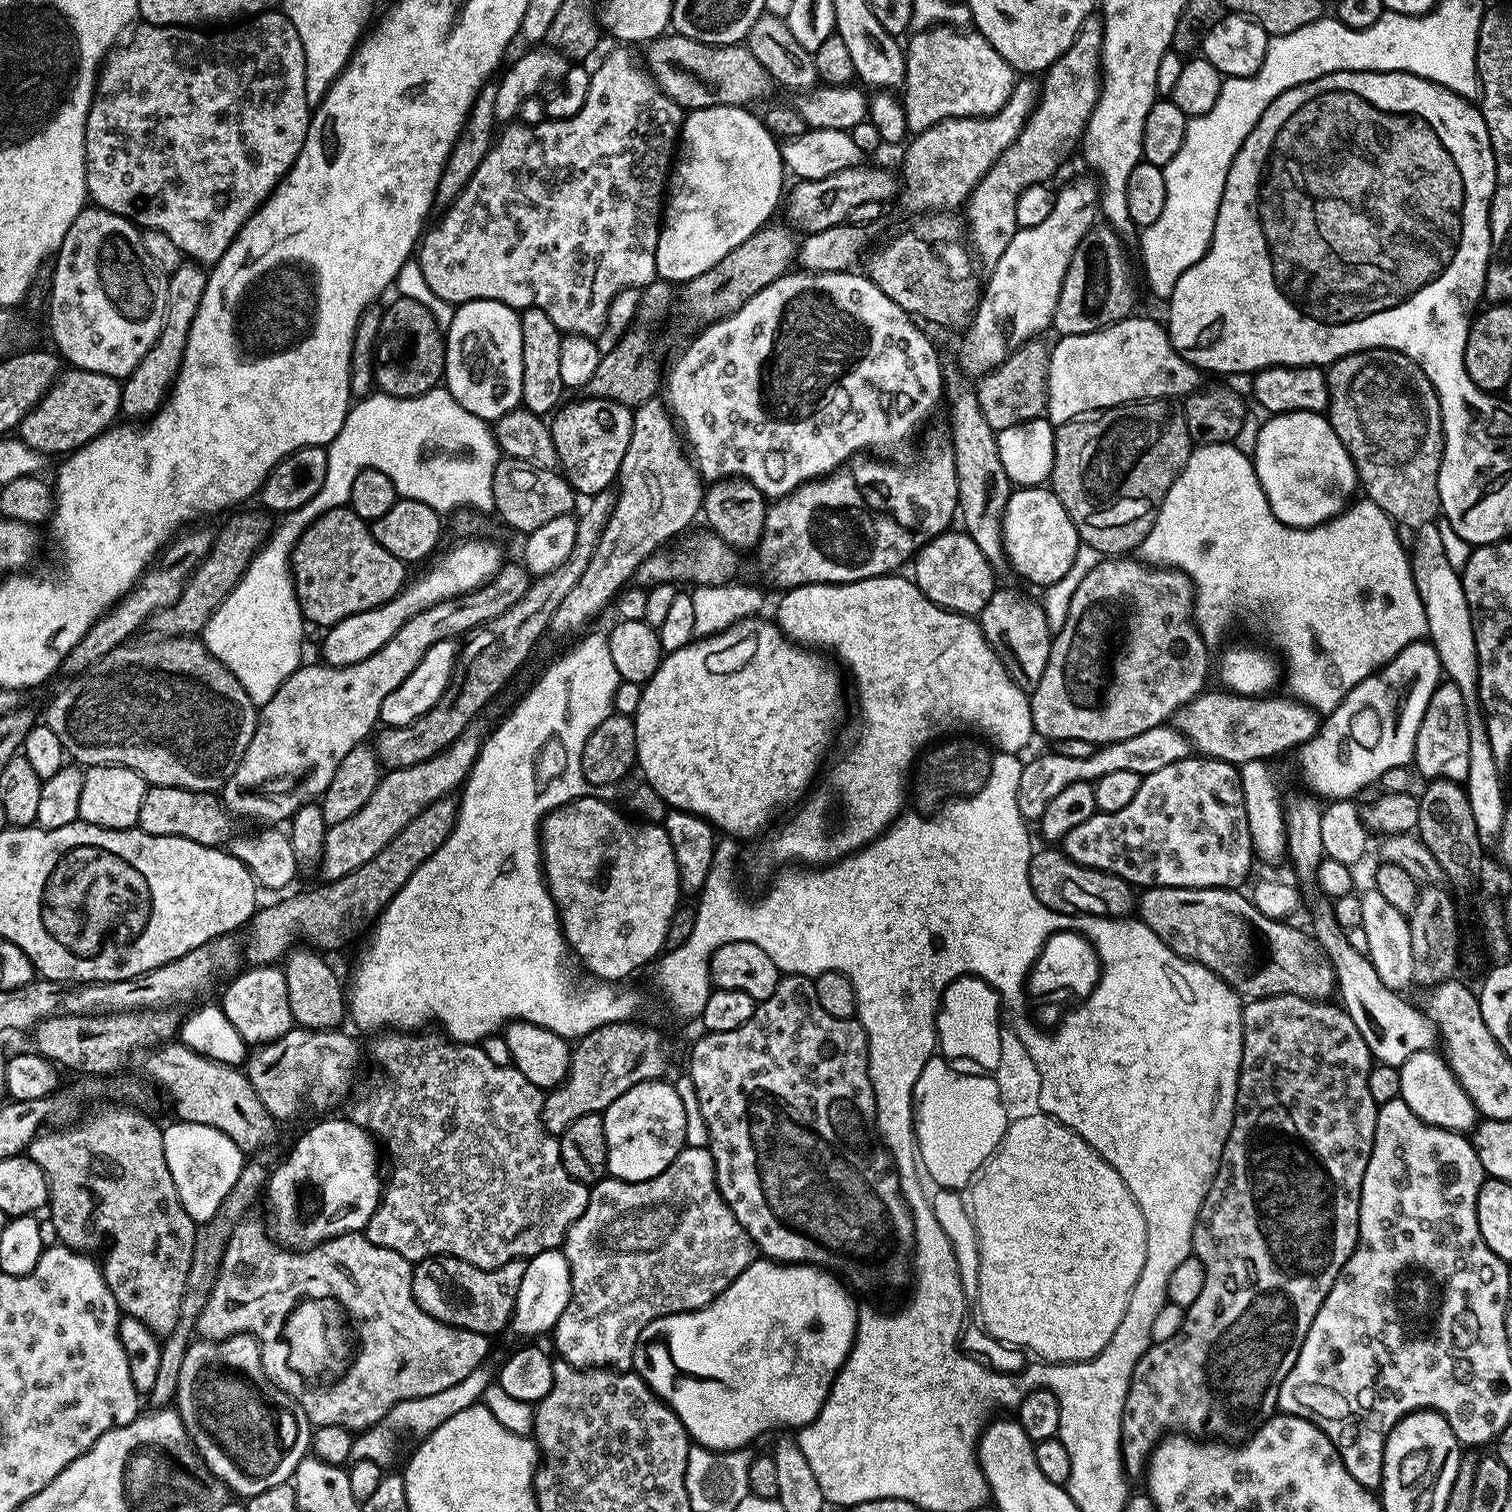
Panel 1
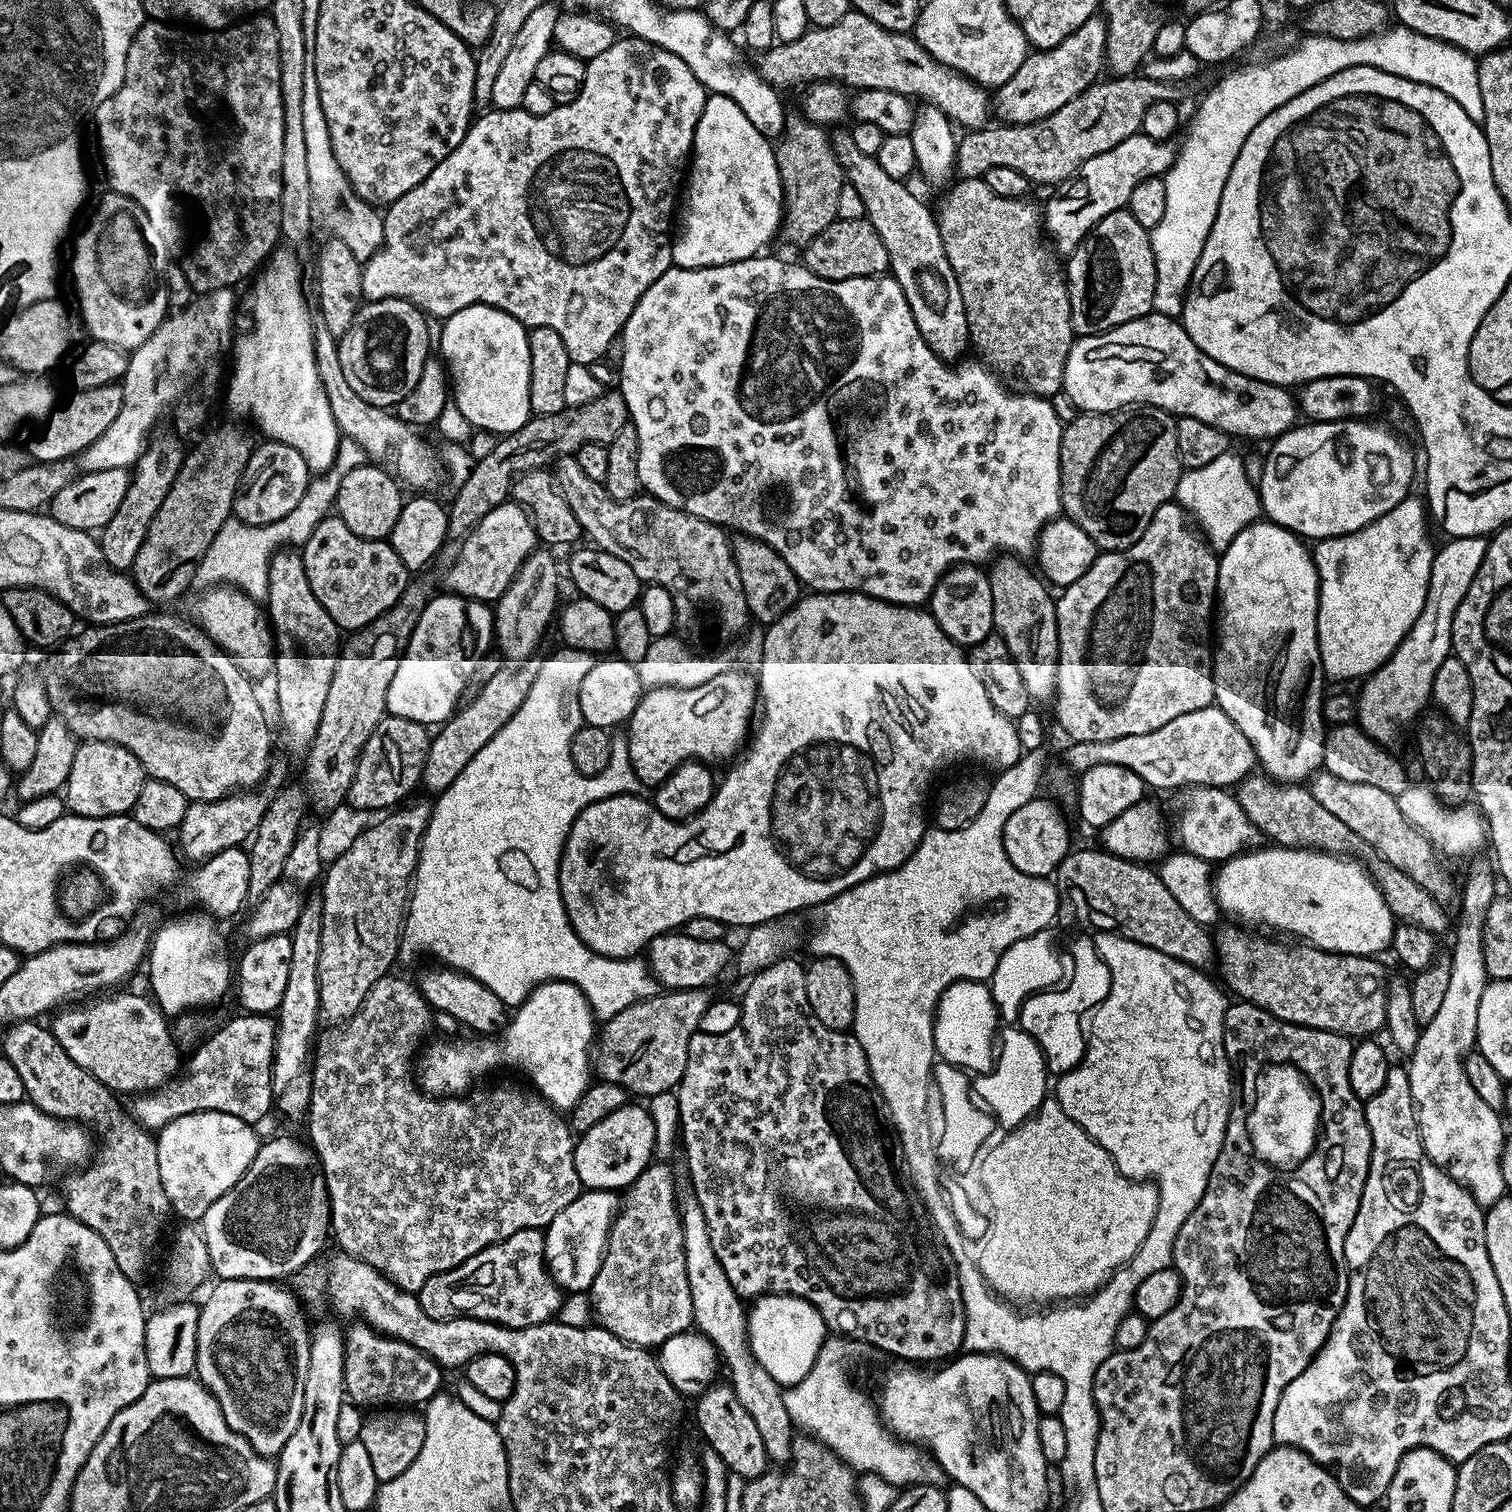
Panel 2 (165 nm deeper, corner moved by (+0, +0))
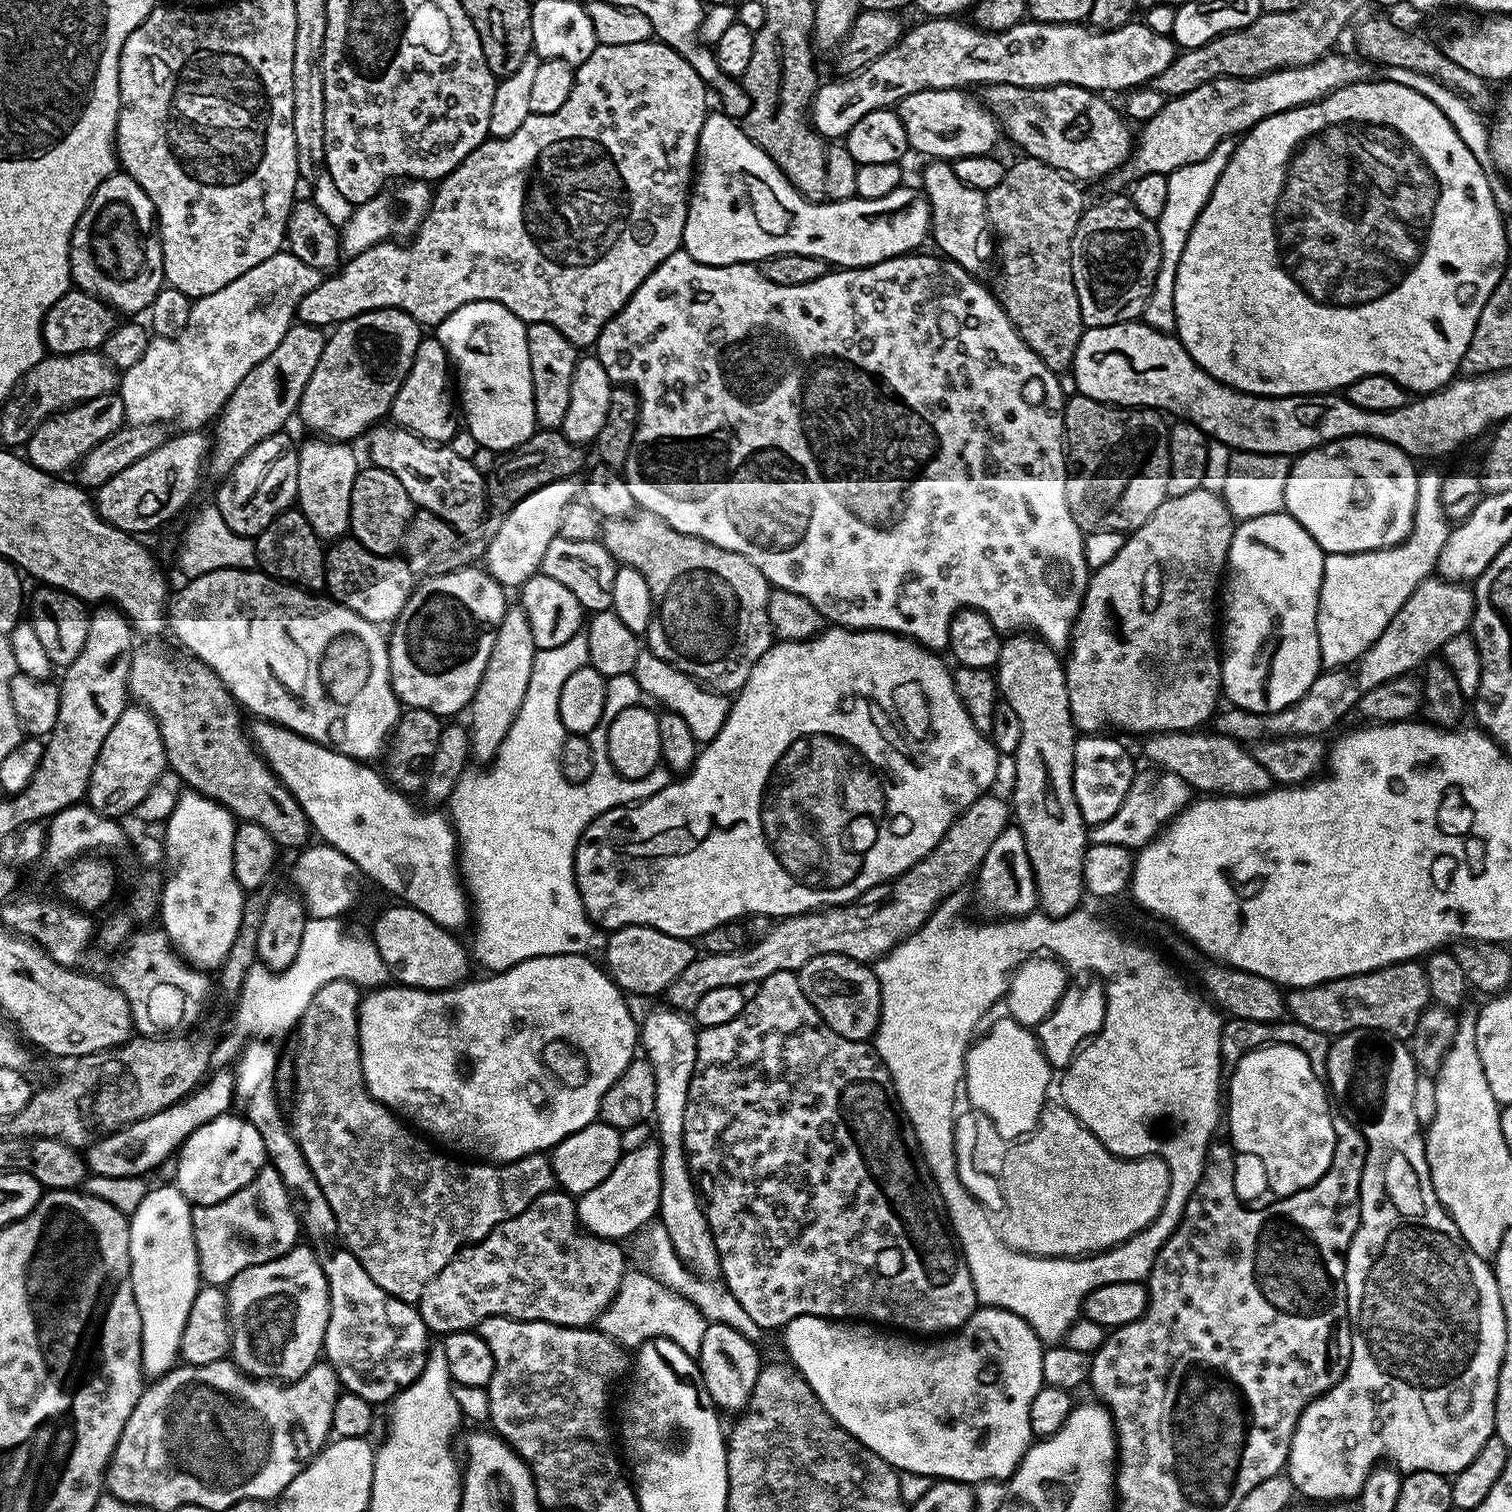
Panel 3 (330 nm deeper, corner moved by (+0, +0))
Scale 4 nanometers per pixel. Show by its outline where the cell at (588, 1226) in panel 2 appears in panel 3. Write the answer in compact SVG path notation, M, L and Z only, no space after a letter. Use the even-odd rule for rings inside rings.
M647 1142L632 1151L625 1151L606 1179L594 1186L594 1190L579 1197L576 1215L591 1235L599 1236L602 1240L620 1242L623 1241L623 1236L628 1236L631 1232L639 1233L652 1220L651 1216L653 1218L659 1213L659 1196L660 1145Z

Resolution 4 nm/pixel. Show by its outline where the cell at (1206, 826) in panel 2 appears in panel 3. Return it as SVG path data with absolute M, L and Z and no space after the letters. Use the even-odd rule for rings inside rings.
M1162 772L1158 775L1157 779L1148 780L1143 778L1143 773L1135 774L1118 813L1106 822L1095 825L1089 831L1089 841L1092 844L1121 845L1131 850L1139 850L1151 843L1192 800L1192 789L1178 774Z

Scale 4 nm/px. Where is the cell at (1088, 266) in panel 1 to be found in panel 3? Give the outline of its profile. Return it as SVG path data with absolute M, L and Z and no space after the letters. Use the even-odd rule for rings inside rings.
M1127 195L1112 196L1093 208L1091 205L1081 216L1080 225L1072 239L1072 277L1085 328L1101 328L1139 321L1154 290L1161 262L1162 246L1157 221L1141 214L1138 206L1134 206L1134 202Z

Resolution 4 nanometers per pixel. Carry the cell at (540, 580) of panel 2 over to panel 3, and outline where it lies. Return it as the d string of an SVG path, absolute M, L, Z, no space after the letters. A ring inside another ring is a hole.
M520 606L509 607L504 613L502 626L495 640L495 652L491 655L483 682L479 684L479 690L476 691L470 705L472 753L475 759L482 761L482 764L489 763L498 755L500 746L515 723L518 712L522 710L522 702L530 686L530 676L534 670L537 651L528 613Z

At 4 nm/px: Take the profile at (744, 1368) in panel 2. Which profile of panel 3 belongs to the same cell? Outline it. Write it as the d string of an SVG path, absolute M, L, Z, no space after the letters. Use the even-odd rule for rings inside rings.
M673 1008L656 1010L640 1024L640 1044L654 1070L655 1110L653 1112L656 1142L660 1145L660 1210L658 1218L675 1250L691 1272L704 1279L720 1276L720 1255L709 1230L693 1169L685 1153L685 1114L689 1086L697 1062L698 1032L693 1021ZM645 1050L645 1052L644 1052ZM656 1124L656 1126L655 1126ZM658 1134L658 1137L657 1137Z

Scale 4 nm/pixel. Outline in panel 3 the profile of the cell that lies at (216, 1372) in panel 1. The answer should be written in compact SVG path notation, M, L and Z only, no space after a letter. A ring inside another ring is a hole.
M298 1246L279 1262L233 1280L226 1290L226 1303L232 1333L230 1356L244 1375L261 1382L295 1382L321 1359L331 1302L328 1279L311 1247Z

